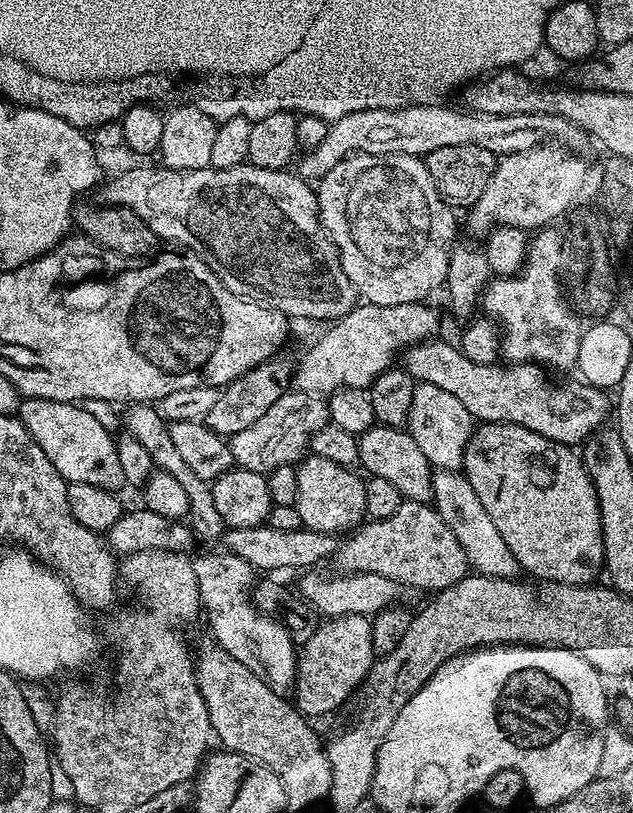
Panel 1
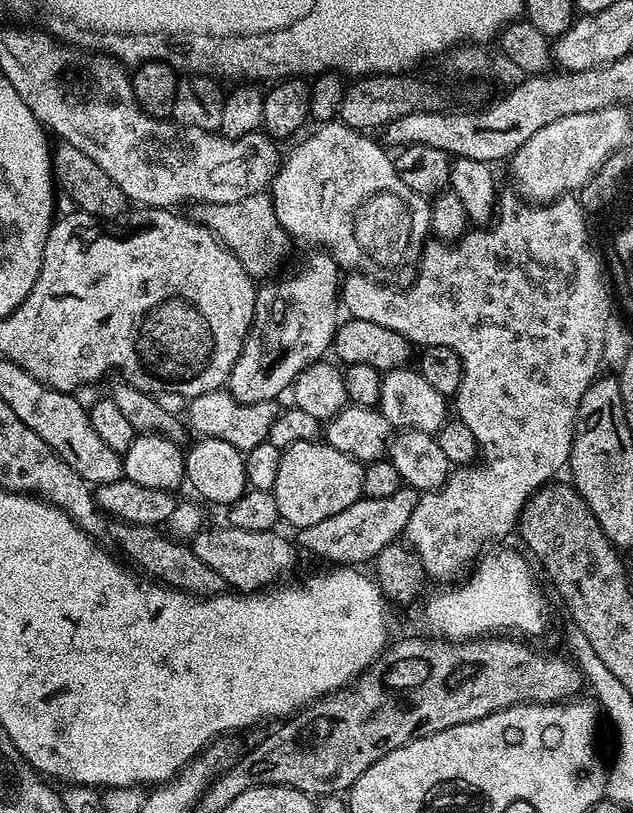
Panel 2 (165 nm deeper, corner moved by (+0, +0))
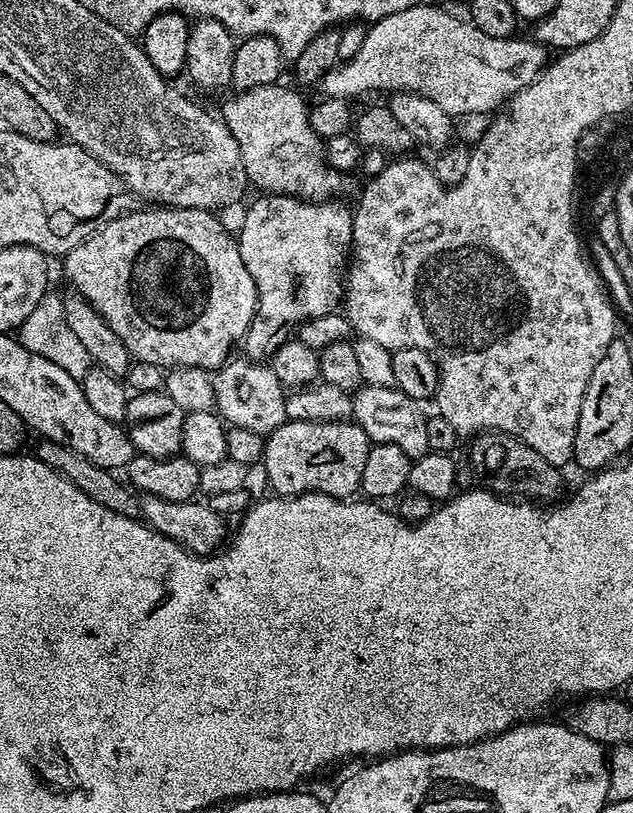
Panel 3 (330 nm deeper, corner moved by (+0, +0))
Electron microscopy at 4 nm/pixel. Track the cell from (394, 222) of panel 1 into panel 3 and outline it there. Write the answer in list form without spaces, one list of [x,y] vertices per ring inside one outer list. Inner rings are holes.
[[[277,82],[270,86],[258,86],[249,92],[237,91],[233,100],[224,104],[222,119],[224,124],[234,134],[240,147],[242,162],[246,166],[248,183],[253,189],[264,194],[278,196],[295,196],[302,200],[313,202],[328,202],[344,188],[345,173],[330,167],[324,158],[324,144],[322,137],[310,126],[309,105],[295,92],[295,87],[287,88],[284,82]]]

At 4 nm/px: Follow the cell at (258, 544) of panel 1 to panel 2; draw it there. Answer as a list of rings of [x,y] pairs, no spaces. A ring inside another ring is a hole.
[[[402,486],[387,498],[370,498],[364,496],[354,502],[354,506],[346,506],[342,514],[334,514],[322,522],[314,522],[314,526],[299,529],[294,536],[295,543],[301,549],[321,556],[334,566],[364,566],[364,563],[375,561],[376,555],[386,546],[397,543],[404,532],[410,514],[414,514],[414,506],[418,506],[421,493],[415,488]]]

